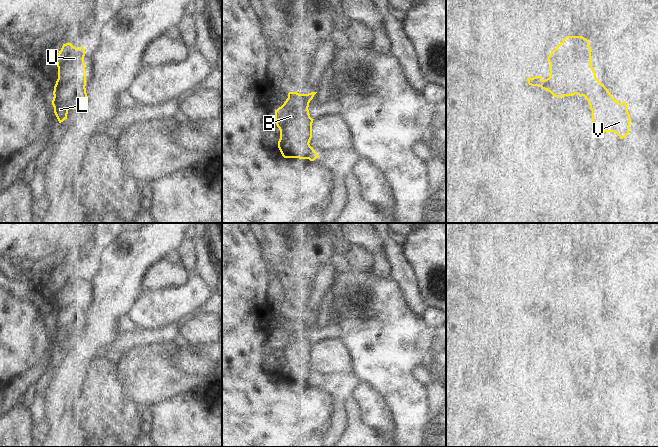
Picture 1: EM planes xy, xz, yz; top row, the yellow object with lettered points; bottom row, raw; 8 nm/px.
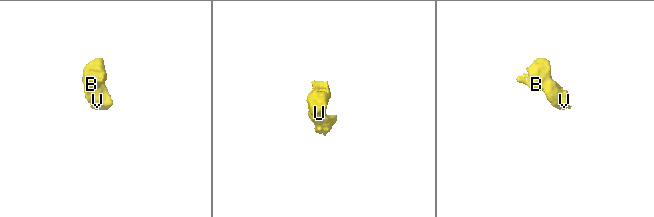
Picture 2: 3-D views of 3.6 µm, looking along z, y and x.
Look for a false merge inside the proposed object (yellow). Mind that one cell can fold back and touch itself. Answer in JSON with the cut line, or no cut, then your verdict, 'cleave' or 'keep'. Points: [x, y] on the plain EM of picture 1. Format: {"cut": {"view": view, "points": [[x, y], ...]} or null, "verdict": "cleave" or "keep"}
{"cut": null, "verdict": "keep"}

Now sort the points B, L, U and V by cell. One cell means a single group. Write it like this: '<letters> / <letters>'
B L U V

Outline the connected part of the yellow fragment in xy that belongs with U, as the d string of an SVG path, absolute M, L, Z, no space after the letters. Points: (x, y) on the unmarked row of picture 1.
M63 268L56 283L58 303L54 310L52 329L59 345L67 343L69 333L83 333L88 327L84 271Z

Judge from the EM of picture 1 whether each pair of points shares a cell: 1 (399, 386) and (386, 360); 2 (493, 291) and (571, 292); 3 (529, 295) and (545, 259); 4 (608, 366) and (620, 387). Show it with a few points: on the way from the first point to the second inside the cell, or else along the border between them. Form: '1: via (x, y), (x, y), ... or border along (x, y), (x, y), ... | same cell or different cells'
1: via (395, 380), (389, 366) | same cell
2: via (512, 297), (552, 297) | same cell
3: border along (529, 285), (533, 287) | different cells
4: border along (621, 371), (614, 375), (604, 376) | different cells

